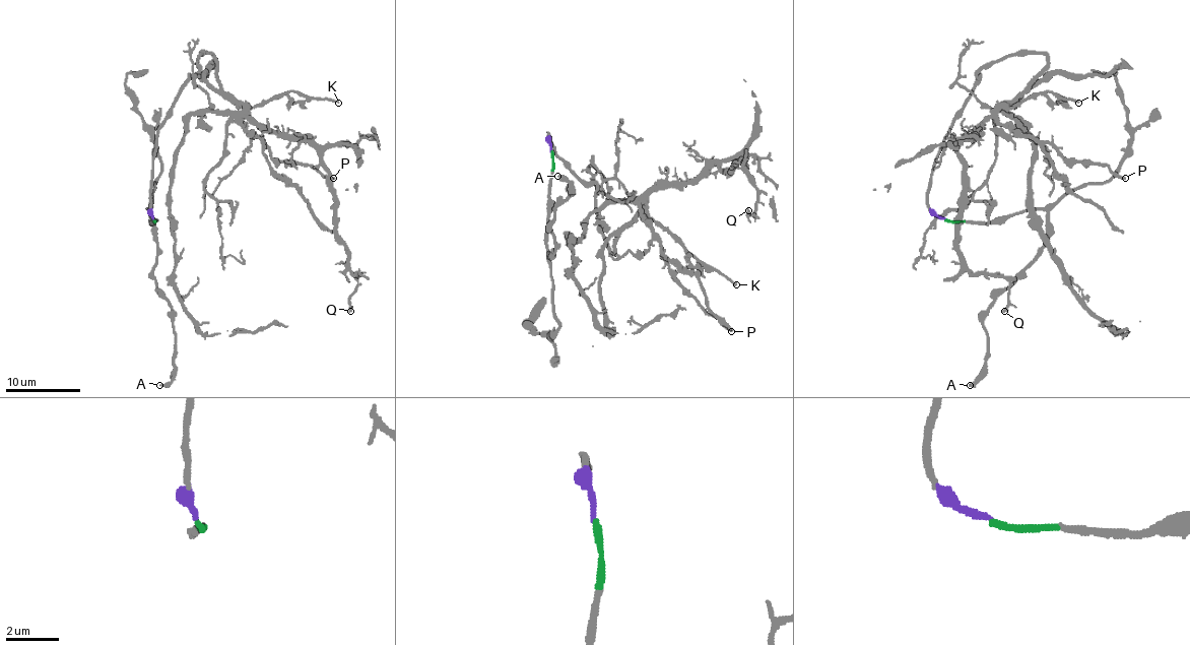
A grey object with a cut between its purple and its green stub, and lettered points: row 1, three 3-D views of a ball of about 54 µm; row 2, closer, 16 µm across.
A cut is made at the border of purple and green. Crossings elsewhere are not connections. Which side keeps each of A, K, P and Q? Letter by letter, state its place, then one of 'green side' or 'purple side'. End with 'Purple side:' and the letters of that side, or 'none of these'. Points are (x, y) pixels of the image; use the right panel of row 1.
A: at (970, 385); green side
K: at (1078, 103); purple side
P: at (1125, 178); purple side
Q: at (1004, 311); purple side
Purple side: K, P, Q

